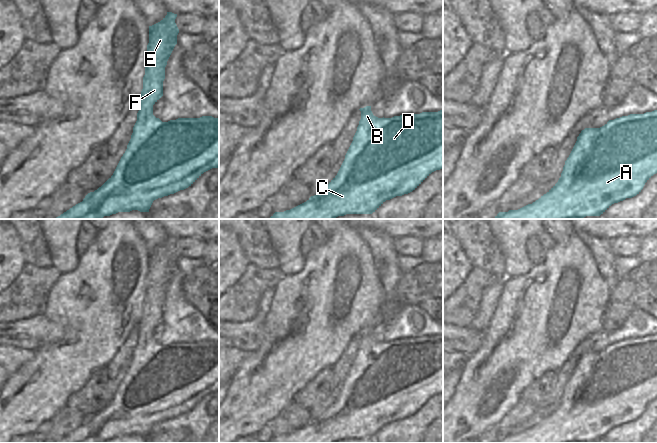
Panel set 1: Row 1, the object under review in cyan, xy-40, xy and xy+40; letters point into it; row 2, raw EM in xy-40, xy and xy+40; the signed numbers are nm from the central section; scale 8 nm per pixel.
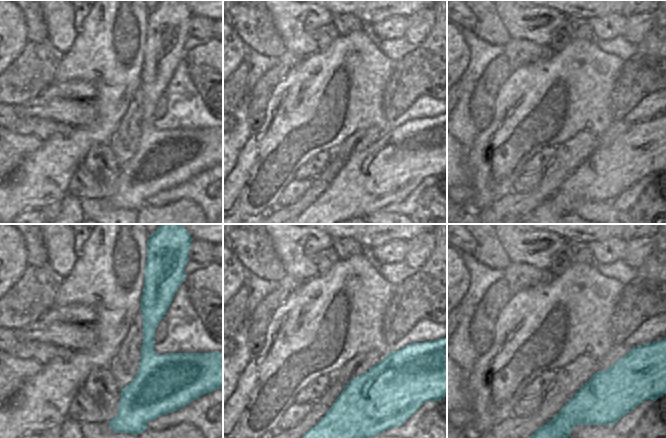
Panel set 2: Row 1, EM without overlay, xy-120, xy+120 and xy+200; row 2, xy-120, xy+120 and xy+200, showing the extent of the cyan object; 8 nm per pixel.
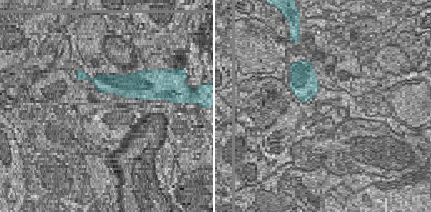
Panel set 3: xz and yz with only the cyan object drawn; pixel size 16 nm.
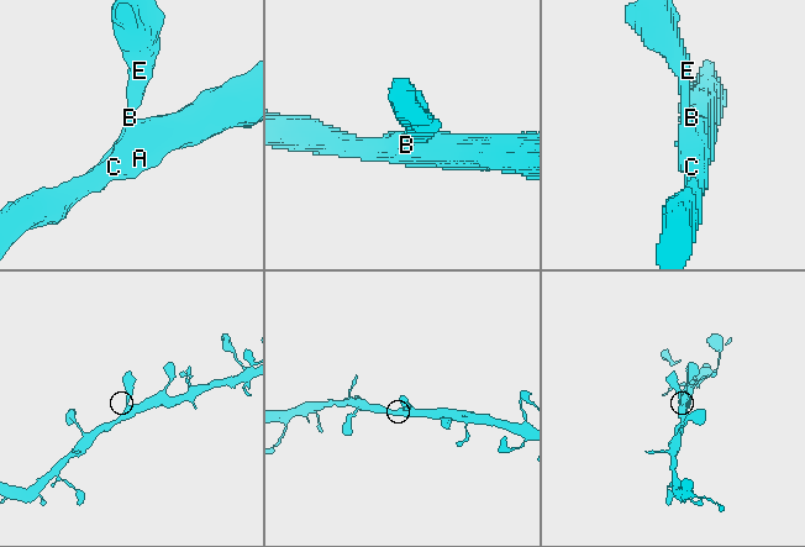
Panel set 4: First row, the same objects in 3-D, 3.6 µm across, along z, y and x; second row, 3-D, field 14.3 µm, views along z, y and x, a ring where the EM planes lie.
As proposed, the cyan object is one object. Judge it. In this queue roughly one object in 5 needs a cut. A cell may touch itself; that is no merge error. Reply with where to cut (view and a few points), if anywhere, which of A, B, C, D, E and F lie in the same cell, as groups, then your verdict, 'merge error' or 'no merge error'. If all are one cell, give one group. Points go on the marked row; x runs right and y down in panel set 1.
no cut | A B C D E F | no merge error

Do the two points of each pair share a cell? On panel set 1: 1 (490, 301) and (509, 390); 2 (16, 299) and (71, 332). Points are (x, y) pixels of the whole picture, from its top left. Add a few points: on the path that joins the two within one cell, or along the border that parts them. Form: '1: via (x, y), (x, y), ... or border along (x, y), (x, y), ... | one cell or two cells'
1: border along (502, 290), (489, 324), (482, 333) | two cells
2: border along (49, 291), (42, 313) | two cells

